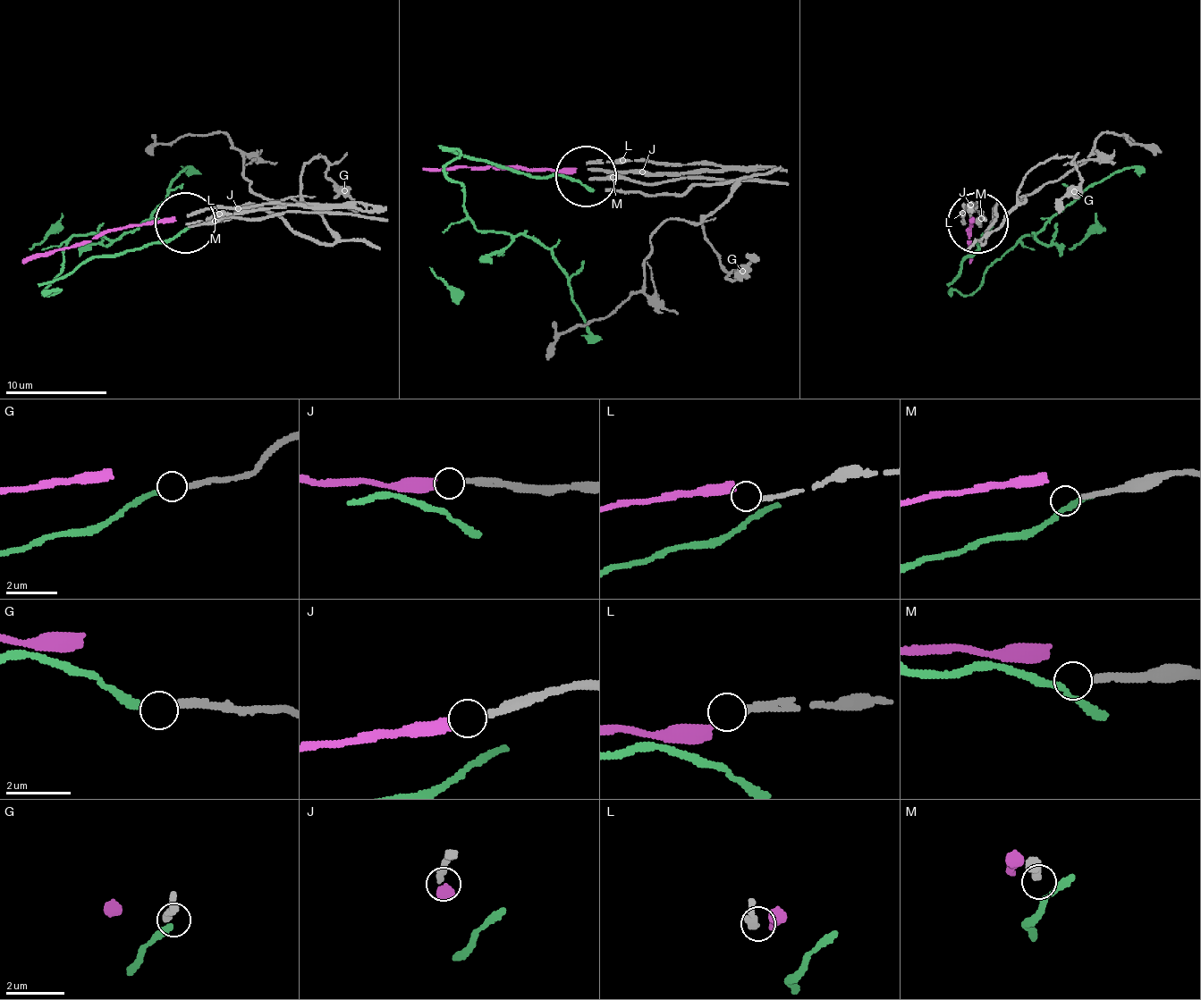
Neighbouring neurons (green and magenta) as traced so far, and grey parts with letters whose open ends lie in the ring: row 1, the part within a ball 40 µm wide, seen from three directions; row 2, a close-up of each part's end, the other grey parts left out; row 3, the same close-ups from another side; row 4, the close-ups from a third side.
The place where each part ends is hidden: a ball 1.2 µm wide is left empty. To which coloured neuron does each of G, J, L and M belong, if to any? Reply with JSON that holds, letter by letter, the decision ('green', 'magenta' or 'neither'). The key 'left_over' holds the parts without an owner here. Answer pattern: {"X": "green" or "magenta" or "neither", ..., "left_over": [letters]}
{"G": "green", "J": "magenta", "L": "neither", "M": "neither", "left_over": ["L", "M"]}

